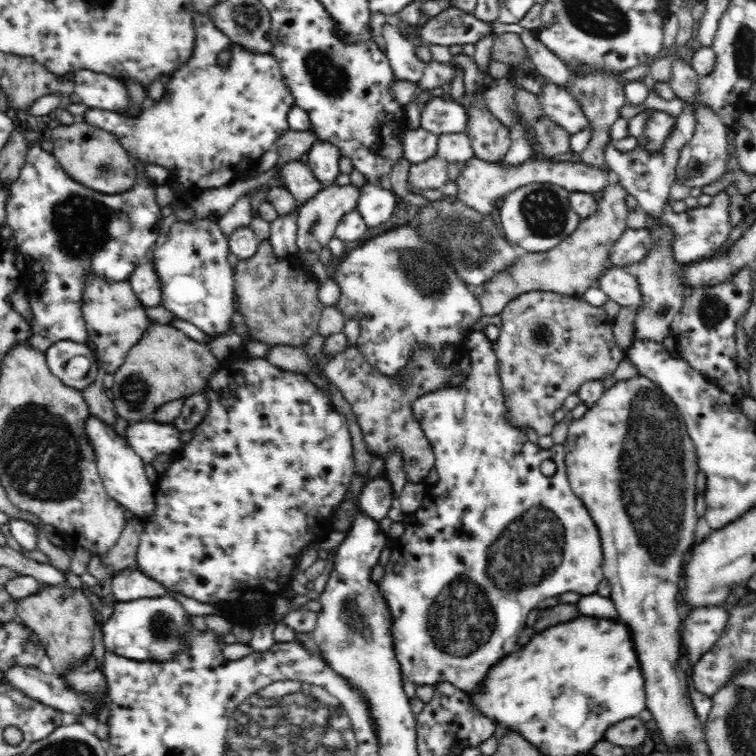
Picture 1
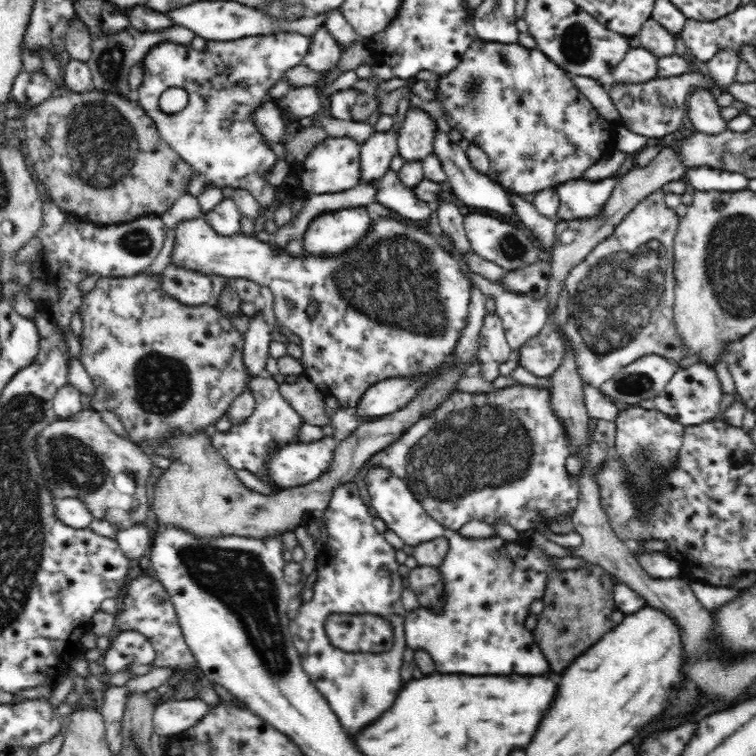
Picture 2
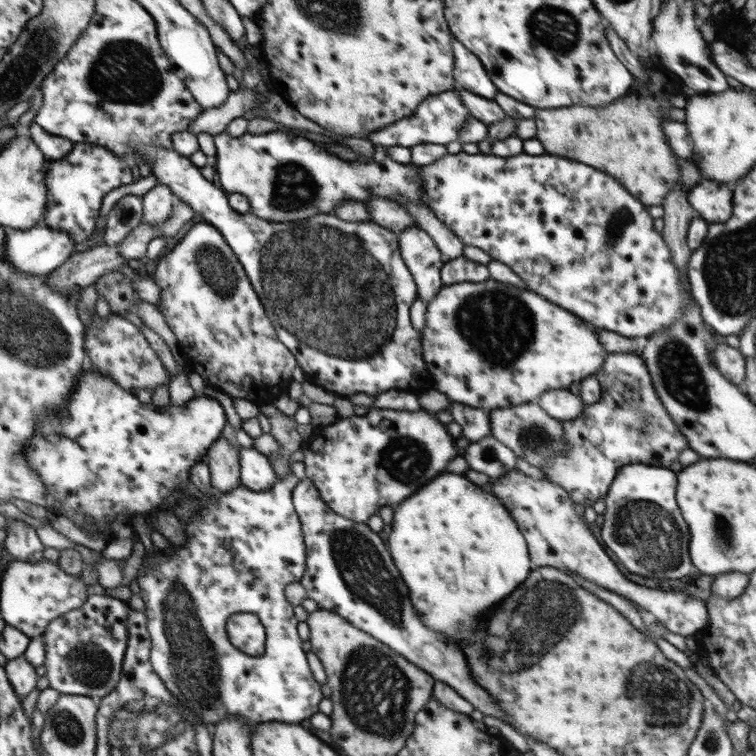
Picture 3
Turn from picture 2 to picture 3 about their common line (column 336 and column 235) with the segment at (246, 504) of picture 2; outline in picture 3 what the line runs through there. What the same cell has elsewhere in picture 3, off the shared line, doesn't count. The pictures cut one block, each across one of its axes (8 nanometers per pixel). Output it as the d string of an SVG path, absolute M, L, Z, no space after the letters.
M218 437L205 458L215 492L224 494L241 484L240 454L226 437Z

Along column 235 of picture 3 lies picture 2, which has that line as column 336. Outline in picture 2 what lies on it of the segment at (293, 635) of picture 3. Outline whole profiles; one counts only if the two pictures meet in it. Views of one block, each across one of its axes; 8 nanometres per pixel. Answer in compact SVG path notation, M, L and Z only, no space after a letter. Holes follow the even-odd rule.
M346 482L332 490L329 505L324 510L326 534L328 539L319 549L315 572L317 579L313 584L312 599L303 603L295 618L290 620L289 629L292 633L294 647L301 659L301 666L306 675L312 680L314 687L322 694L342 722L344 730L352 736L362 732L368 724L378 720L396 700L400 692L402 678L400 669L403 665L403 654L407 648L405 639L406 608L402 604L404 590L403 576L398 571L399 563L396 561L396 549L390 545L386 537L376 529L377 517L370 509L370 505L360 499L358 488L354 482ZM330 614L373 614L385 618L392 626L394 642L392 650L388 652L344 652L333 646L326 635L324 622Z

